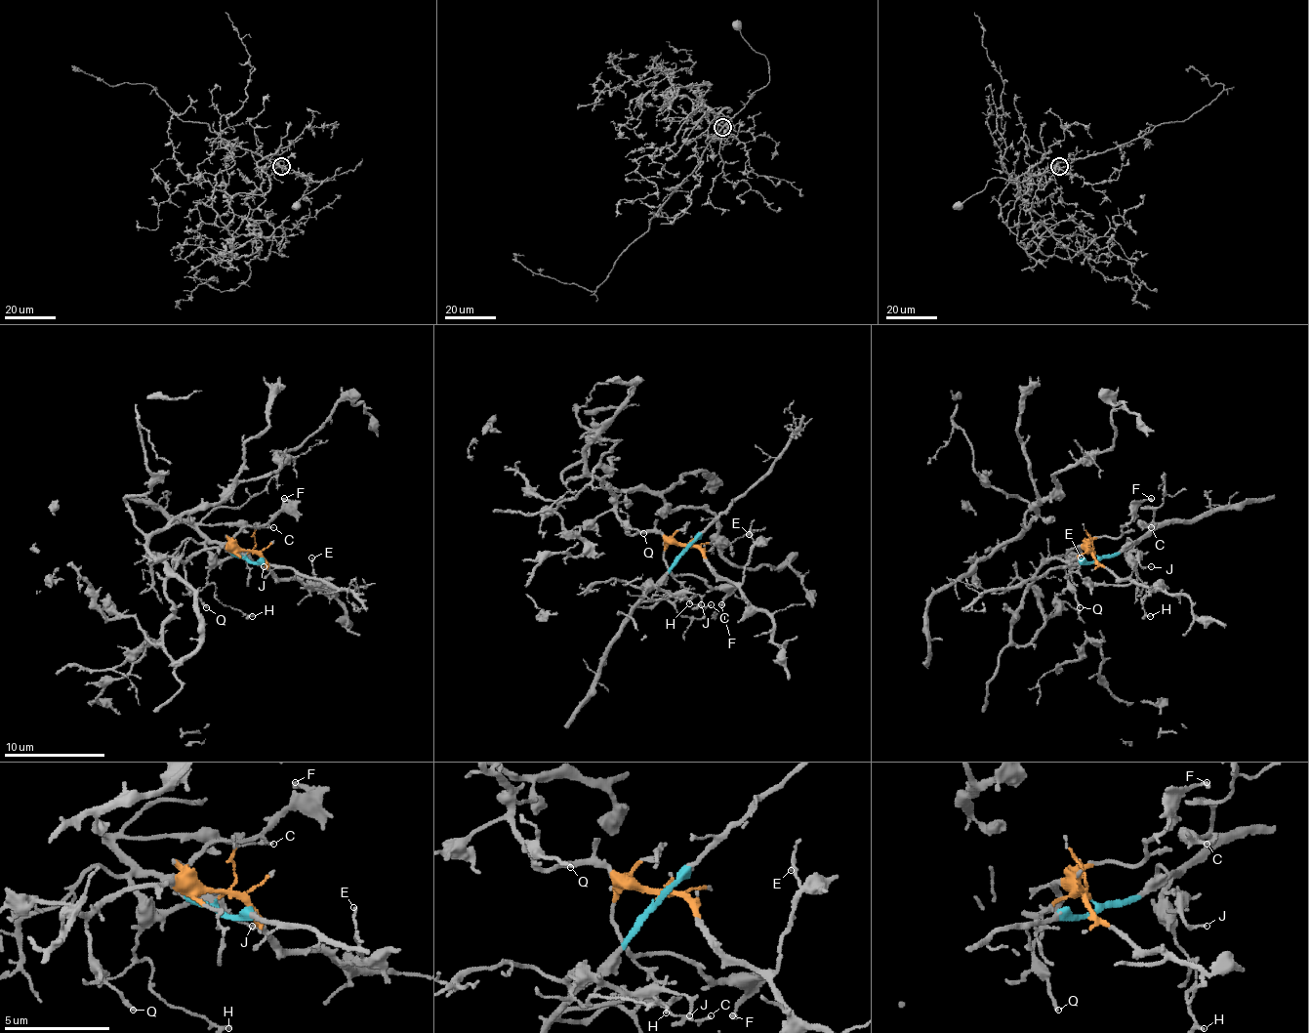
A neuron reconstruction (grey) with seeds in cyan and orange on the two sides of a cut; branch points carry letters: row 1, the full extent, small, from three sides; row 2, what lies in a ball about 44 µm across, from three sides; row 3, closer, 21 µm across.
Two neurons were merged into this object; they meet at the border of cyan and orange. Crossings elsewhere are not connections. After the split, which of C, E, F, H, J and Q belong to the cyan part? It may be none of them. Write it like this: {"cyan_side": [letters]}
{"cyan_side": ["C", "H", "J"]}

